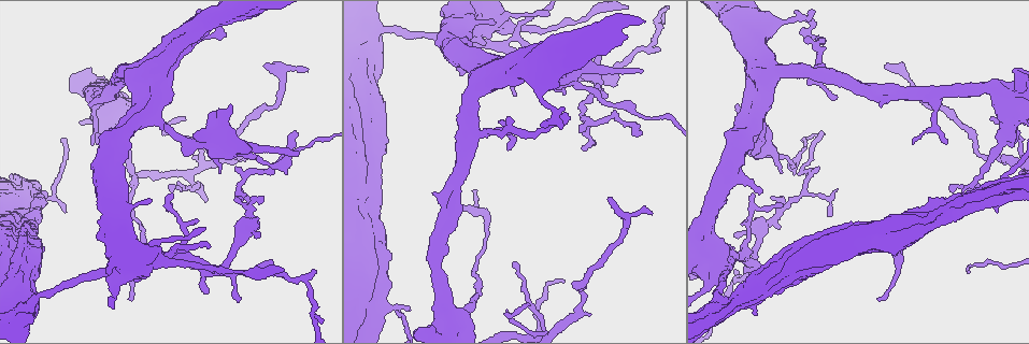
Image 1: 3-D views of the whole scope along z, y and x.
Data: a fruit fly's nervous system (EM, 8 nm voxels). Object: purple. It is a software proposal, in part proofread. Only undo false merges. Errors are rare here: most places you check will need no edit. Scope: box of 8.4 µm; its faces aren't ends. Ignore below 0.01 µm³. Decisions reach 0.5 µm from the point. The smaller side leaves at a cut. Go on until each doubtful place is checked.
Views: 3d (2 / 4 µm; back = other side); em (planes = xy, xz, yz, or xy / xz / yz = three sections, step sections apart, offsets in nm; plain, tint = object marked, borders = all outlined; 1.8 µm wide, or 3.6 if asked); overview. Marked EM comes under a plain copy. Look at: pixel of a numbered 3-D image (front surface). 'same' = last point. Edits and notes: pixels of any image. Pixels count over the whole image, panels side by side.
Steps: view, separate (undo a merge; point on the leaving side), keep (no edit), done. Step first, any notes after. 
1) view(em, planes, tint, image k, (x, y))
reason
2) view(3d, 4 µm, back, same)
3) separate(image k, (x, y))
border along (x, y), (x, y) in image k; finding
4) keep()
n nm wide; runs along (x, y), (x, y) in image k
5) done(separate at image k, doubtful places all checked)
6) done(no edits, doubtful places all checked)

view(3d, 4 µm, image 1, (119, 270))
thick turns thin

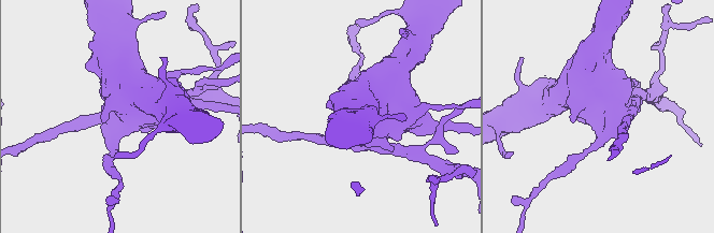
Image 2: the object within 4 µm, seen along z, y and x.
view(em, planes, tint, image 2, (618, 113))

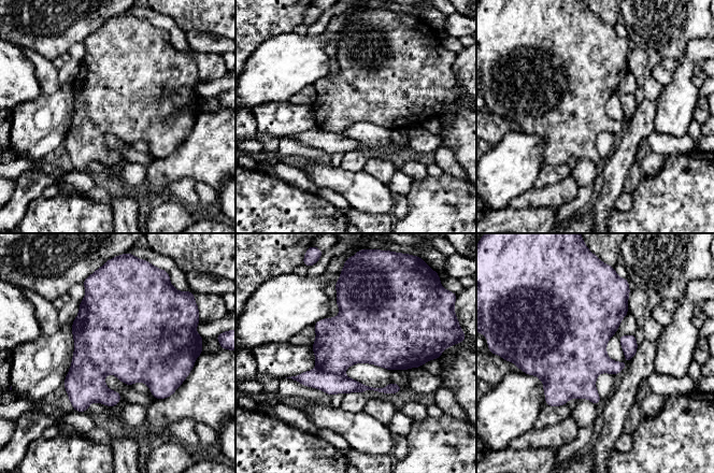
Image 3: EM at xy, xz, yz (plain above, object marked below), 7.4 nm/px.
separate(image 3, (331, 384))
the part that leaves runs along (298, 378), (361, 388), (397, 388) in image 3; two neurons meet here

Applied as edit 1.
view(overview)

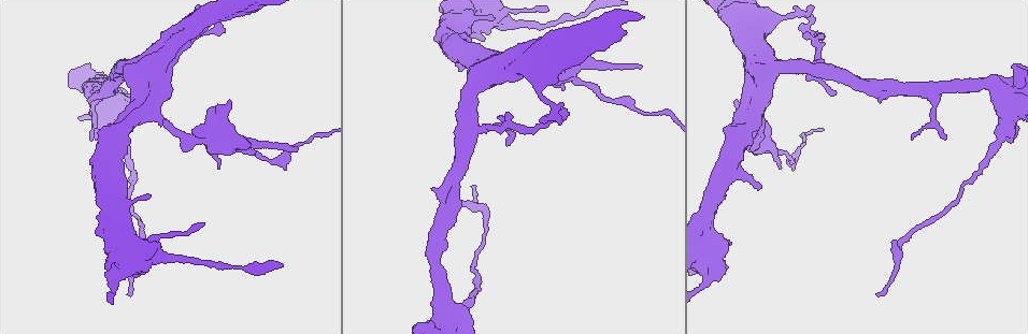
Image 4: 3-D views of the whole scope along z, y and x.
view(em, planes, tint, image 4, (813, 66))
sharp bend

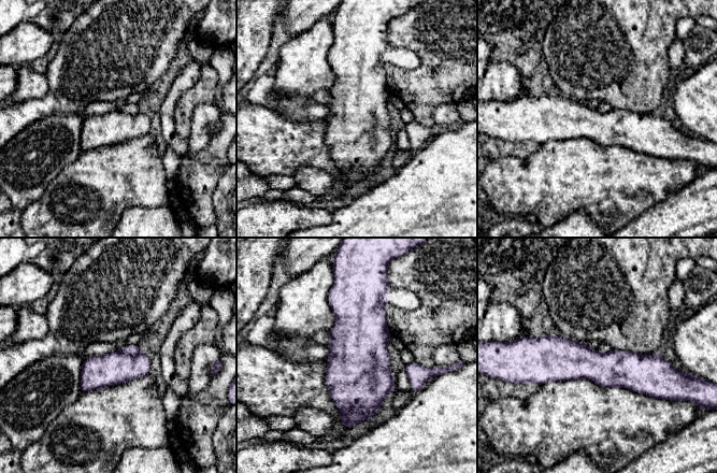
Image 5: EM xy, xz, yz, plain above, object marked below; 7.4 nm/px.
keep()
runs along (533, 353), (590, 364), (662, 363) in image 5; continuous, no second neuron

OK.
done(separate at image 3, doubtful places all checked)

